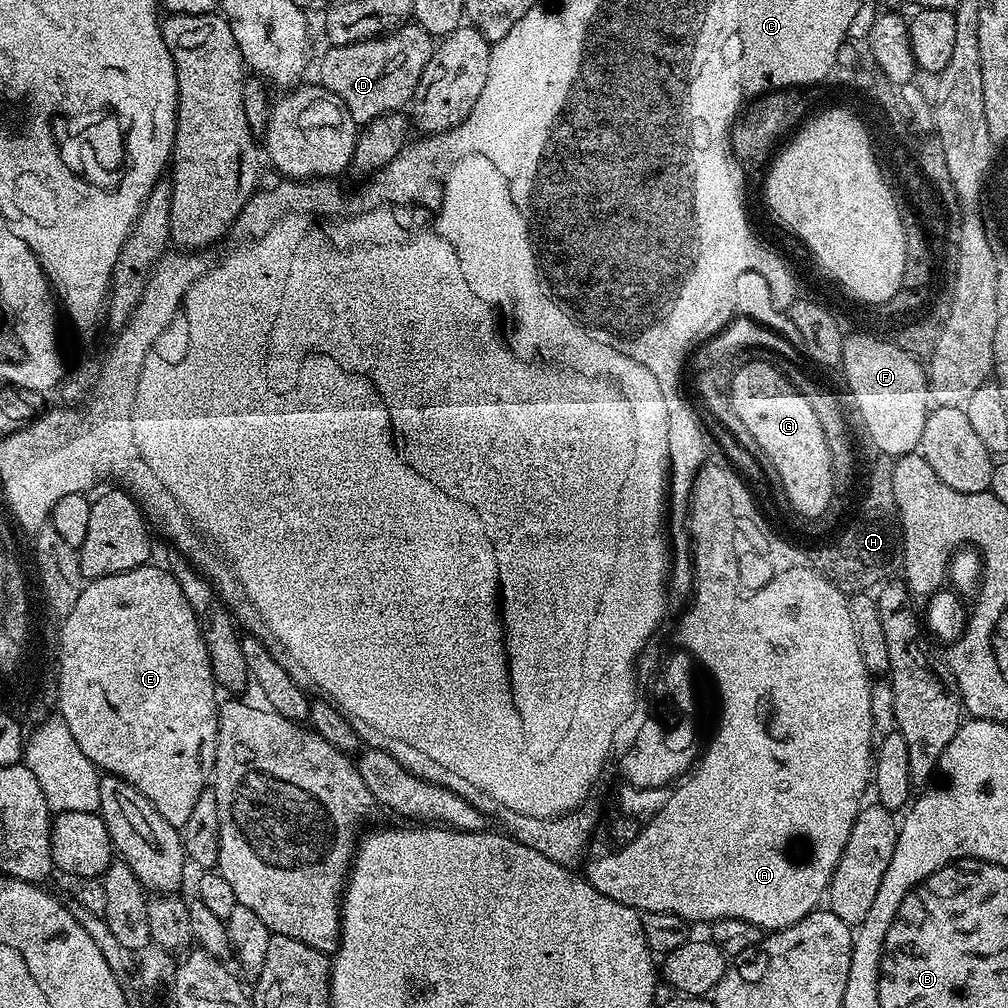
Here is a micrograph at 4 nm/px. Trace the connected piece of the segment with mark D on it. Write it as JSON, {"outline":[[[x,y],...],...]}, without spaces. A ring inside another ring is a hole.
{"outline":[[[409,22],[380,37],[327,47],[317,77],[324,88],[343,102],[356,124],[363,126],[372,119],[401,111],[411,101],[433,47],[434,38],[420,25]]]}

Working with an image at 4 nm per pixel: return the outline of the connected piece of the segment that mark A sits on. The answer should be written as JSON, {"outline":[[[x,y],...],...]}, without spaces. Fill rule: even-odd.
{"outline":[[[722,516],[722,526],[720,528],[708,528],[708,530],[704,530],[704,542],[697,542],[694,545],[694,552],[696,552],[696,593],[692,596],[692,605],[688,608],[688,613],[685,614],[684,620],[680,620],[680,614],[676,611],[676,601],[680,598],[680,592],[676,588],[672,588],[672,586],[666,586],[661,592],[658,593],[658,619],[656,620],[656,624],[650,625],[649,629],[644,630],[643,635],[639,640],[636,641],[634,645],[634,654],[632,656],[632,673],[630,674],[630,688],[631,688],[631,702],[629,704],[629,708],[622,713],[622,715],[618,718],[618,722],[616,722],[616,728],[610,729],[610,735],[608,736],[608,752],[604,752],[602,754],[602,758],[600,759],[600,768],[595,768],[594,775],[590,781],[583,781],[579,785],[580,790],[578,790],[575,795],[571,797],[573,802],[596,802],[596,806],[592,808],[594,810],[594,818],[592,818],[592,824],[590,824],[590,830],[588,830],[588,834],[586,834],[586,840],[584,840],[584,844],[582,844],[582,848],[580,848],[580,852],[576,854],[576,859],[578,862],[587,862],[590,860],[594,860],[594,866],[586,866],[586,879],[590,882],[590,886],[594,886],[594,890],[598,890],[598,894],[606,894],[606,898],[614,898],[614,902],[622,902],[622,906],[630,906],[631,908],[635,908],[637,912],[661,912],[666,915],[676,915],[678,918],[685,920],[687,922],[693,922],[693,920],[697,920],[698,923],[707,925],[709,922],[713,920],[721,920],[722,918],[740,918],[742,922],[750,922],[754,926],[758,926],[759,928],[763,928],[768,932],[779,932],[781,928],[789,928],[790,926],[794,926],[799,922],[802,918],[806,918],[810,915],[811,912],[817,911],[818,905],[816,904],[825,899],[828,883],[832,880],[832,875],[834,874],[834,870],[838,866],[838,862],[842,858],[842,850],[846,850],[846,842],[850,838],[850,830],[854,826],[854,822],[858,818],[858,814],[860,813],[860,809],[862,807],[862,801],[865,799],[864,791],[869,791],[870,781],[874,776],[874,745],[871,738],[871,714],[870,714],[870,696],[871,696],[871,688],[873,685],[873,681],[870,679],[870,673],[866,664],[863,662],[862,658],[862,650],[859,649],[859,636],[855,632],[854,626],[854,618],[851,617],[851,610],[849,606],[849,597],[843,594],[843,591],[839,587],[836,587],[830,580],[827,579],[821,572],[817,572],[814,568],[806,568],[806,562],[810,560],[814,560],[812,556],[804,556],[802,553],[802,547],[798,544],[794,545],[782,538],[780,538],[780,534],[774,532],[770,539],[764,540],[764,544],[768,544],[768,548],[764,548],[764,552],[756,552],[756,556],[760,556],[760,560],[768,560],[768,568],[772,568],[772,572],[777,572],[778,578],[774,578],[774,582],[767,582],[766,586],[762,586],[760,584],[756,584],[756,580],[752,580],[752,588],[753,587],[762,587],[761,591],[745,591],[744,588],[741,587],[738,578],[738,554],[739,554],[739,546],[738,546],[738,532],[736,529],[736,524],[730,524],[730,522],[724,522],[724,516]],[[792,560],[800,560],[800,569],[795,571],[790,571],[787,574],[782,574],[784,568],[788,568],[788,564],[792,564]],[[692,640],[698,642],[700,646],[700,652],[698,649],[692,645]],[[680,660],[684,660],[684,664],[686,666],[686,677],[680,678],[680,674],[678,671],[674,670]],[[718,695],[720,695],[720,725],[716,728],[716,733],[712,736],[712,741],[708,744],[708,749],[704,748],[702,755],[699,757],[698,763],[691,769],[690,775],[681,783],[680,789],[678,787],[680,785],[677,784],[678,780],[670,779],[666,780],[666,782],[660,782],[660,784],[652,784],[652,786],[640,786],[640,784],[636,784],[636,782],[632,782],[630,780],[630,776],[628,776],[628,772],[626,772],[626,766],[624,766],[624,760],[635,752],[636,746],[638,746],[638,742],[640,742],[640,734],[642,734],[642,730],[648,726],[648,724],[656,724],[660,730],[662,730],[662,734],[668,738],[668,734],[672,734],[674,730],[678,730],[678,728],[684,728],[684,736],[686,736],[686,730],[690,730],[690,742],[692,742],[692,748],[700,748],[702,744],[702,732],[701,727],[706,725],[708,722],[708,715],[711,714],[711,706],[712,700]]]}

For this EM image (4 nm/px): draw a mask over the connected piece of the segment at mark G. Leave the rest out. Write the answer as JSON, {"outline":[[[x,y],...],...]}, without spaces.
{"outline":[[[763,359],[748,360],[733,374],[730,395],[746,430],[754,434],[755,441],[762,446],[770,462],[774,462],[778,486],[784,491],[789,506],[800,516],[820,517],[824,504],[828,504],[828,448],[824,448],[822,426],[818,423],[818,414],[814,414],[814,406],[806,402],[803,394],[774,365],[765,364]]]}

